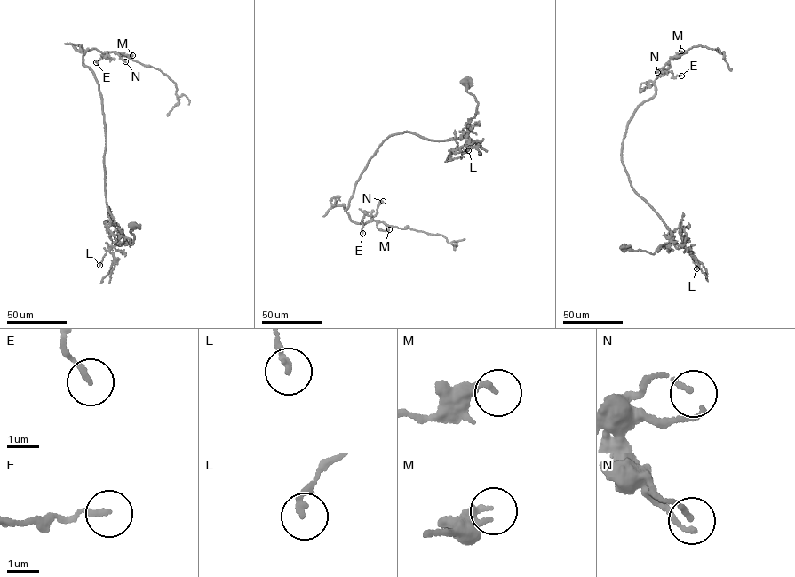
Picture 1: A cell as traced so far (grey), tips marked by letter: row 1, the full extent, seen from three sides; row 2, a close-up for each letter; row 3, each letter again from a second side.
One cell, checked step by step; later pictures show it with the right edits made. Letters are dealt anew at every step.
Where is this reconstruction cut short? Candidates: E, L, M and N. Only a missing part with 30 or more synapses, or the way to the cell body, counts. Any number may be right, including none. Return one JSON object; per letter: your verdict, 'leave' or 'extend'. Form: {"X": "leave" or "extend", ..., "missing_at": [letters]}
{"E": "leave", "L": "leave", "M": "leave", "N": "leave", "missing_at": []}

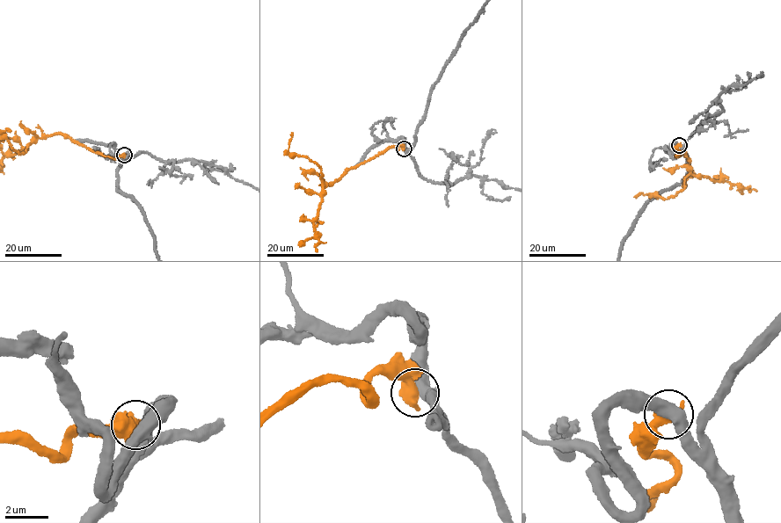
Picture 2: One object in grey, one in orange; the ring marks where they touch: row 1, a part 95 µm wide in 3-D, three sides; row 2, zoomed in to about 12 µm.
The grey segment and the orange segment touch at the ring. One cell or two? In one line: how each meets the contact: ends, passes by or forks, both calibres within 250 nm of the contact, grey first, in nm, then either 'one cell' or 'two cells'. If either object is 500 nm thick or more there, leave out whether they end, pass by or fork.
calibres 500 and 650 nm; two cells

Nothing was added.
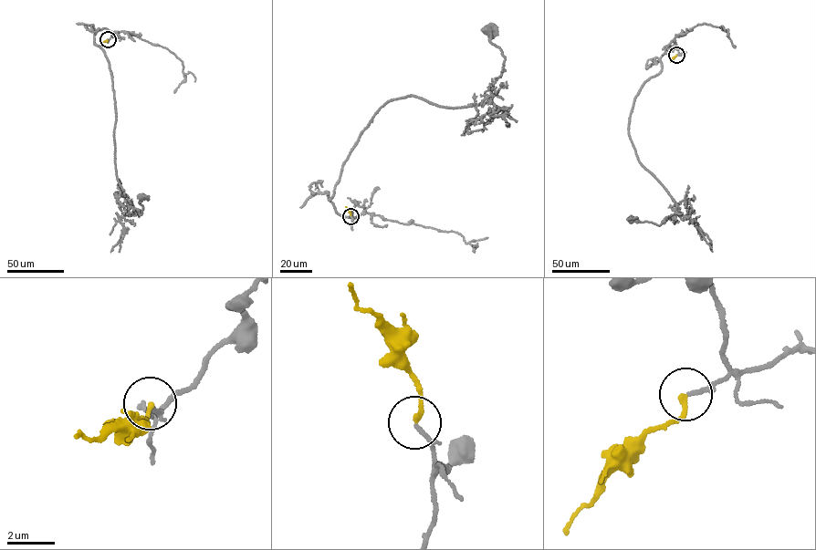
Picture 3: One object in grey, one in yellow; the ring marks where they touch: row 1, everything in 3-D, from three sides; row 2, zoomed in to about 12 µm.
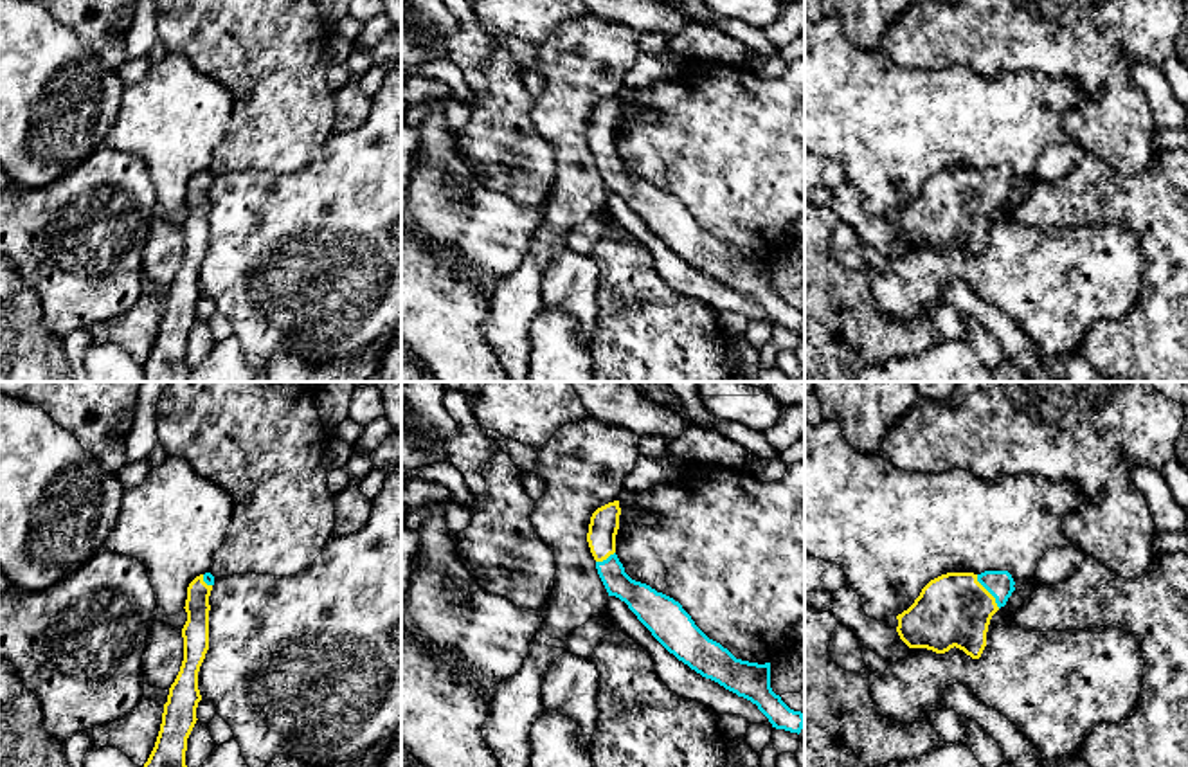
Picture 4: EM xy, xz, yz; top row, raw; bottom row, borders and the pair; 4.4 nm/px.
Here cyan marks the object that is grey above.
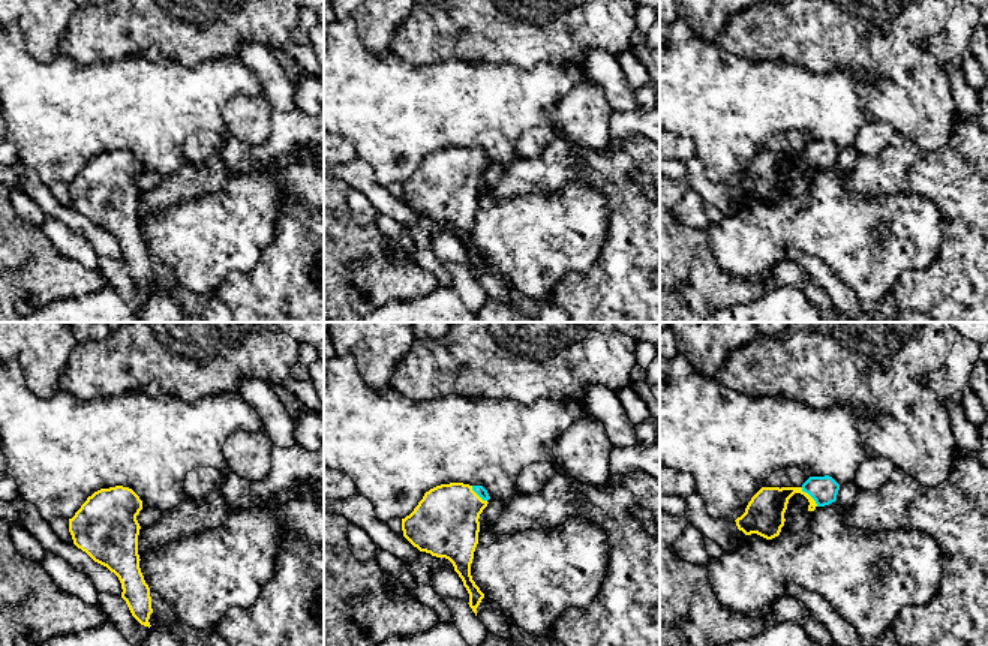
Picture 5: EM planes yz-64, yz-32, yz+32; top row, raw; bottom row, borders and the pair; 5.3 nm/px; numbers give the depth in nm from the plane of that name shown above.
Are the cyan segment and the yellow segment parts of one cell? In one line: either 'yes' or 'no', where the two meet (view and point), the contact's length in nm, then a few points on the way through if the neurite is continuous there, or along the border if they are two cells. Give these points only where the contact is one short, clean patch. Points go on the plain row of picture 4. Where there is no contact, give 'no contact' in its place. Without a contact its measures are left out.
yes | yz (987, 186) | 190 nm | across yz (999, 180), (987, 186), (954, 206)

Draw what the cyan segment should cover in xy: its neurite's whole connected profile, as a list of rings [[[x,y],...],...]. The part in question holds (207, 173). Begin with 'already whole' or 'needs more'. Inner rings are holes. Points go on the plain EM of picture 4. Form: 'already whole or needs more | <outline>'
needs more | [[[211,169],[196,173],[187,184],[187,218],[182,225],[184,257],[164,301],[155,344],[144,360],[146,382],[185,382],[187,335],[196,320],[202,297],[198,268],[209,247],[209,193],[214,182]]]

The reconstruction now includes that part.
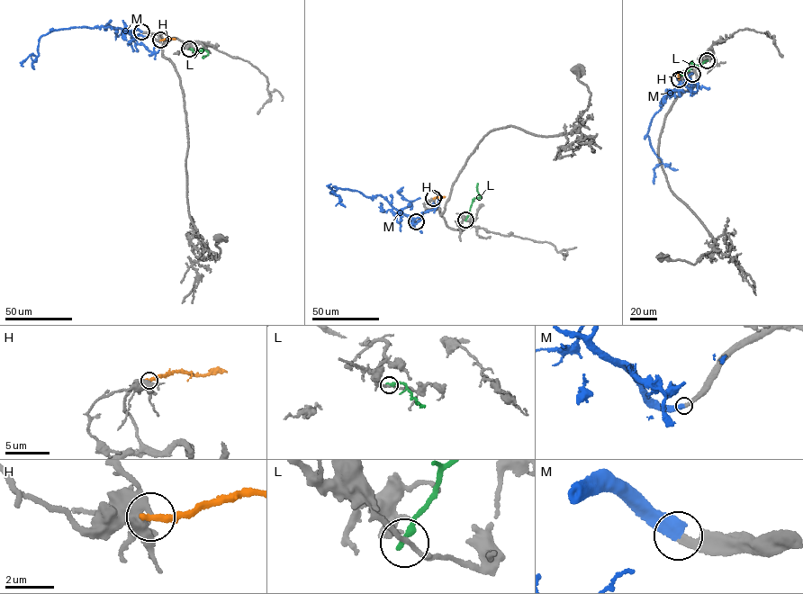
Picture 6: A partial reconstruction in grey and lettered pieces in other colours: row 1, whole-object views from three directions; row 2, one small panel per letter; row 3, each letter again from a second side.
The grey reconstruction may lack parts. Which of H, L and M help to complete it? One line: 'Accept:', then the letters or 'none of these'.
Accept: M

